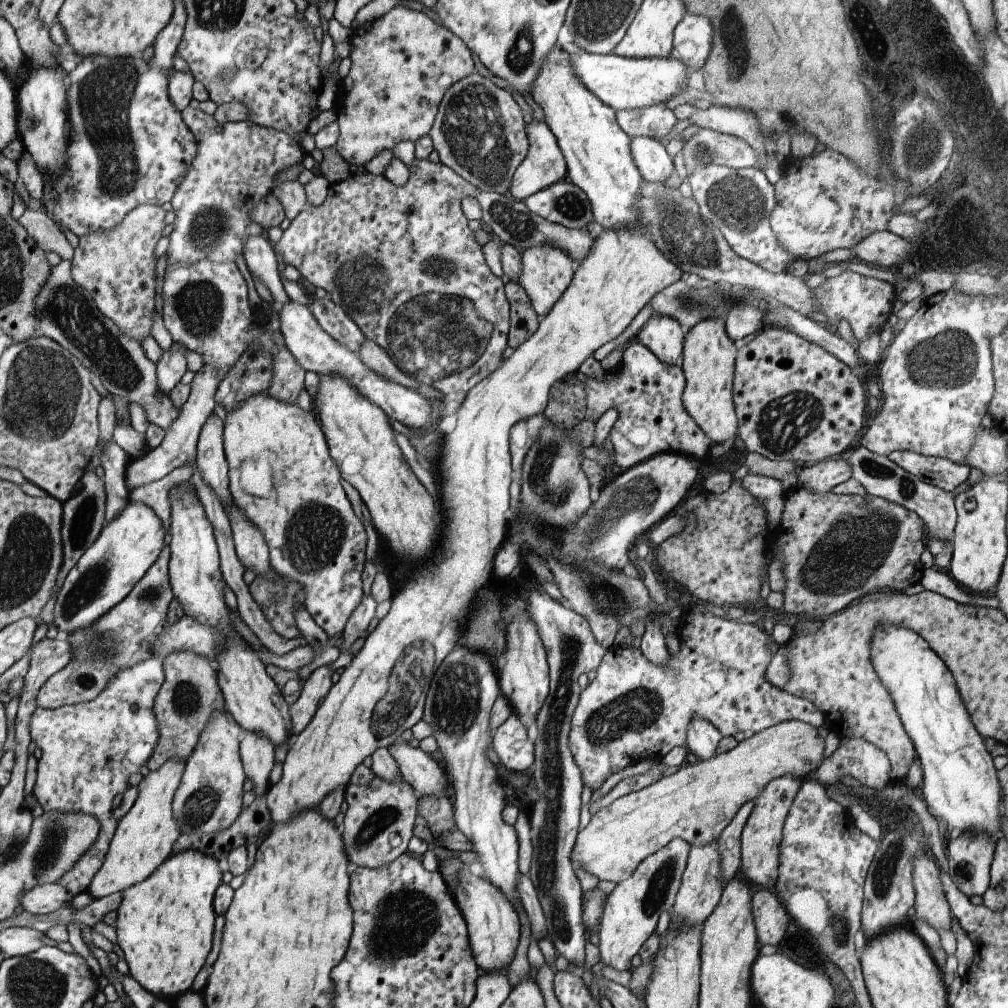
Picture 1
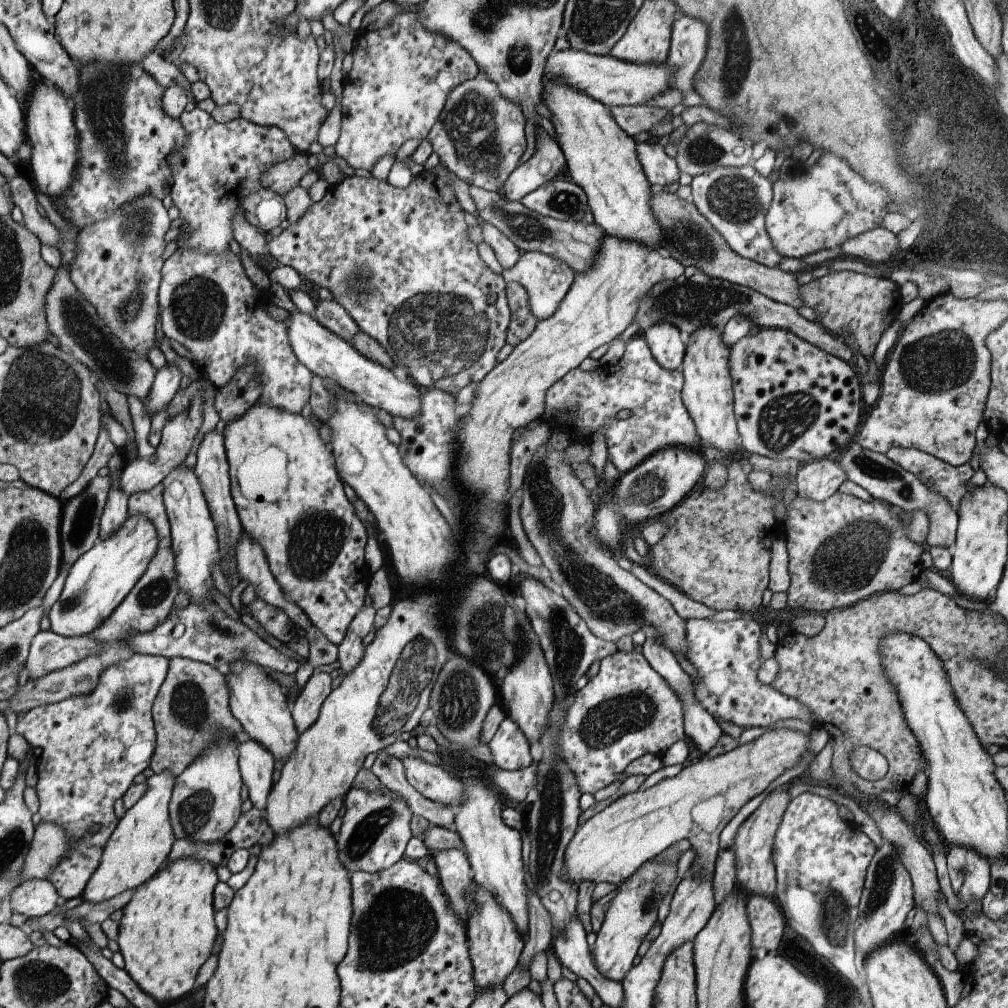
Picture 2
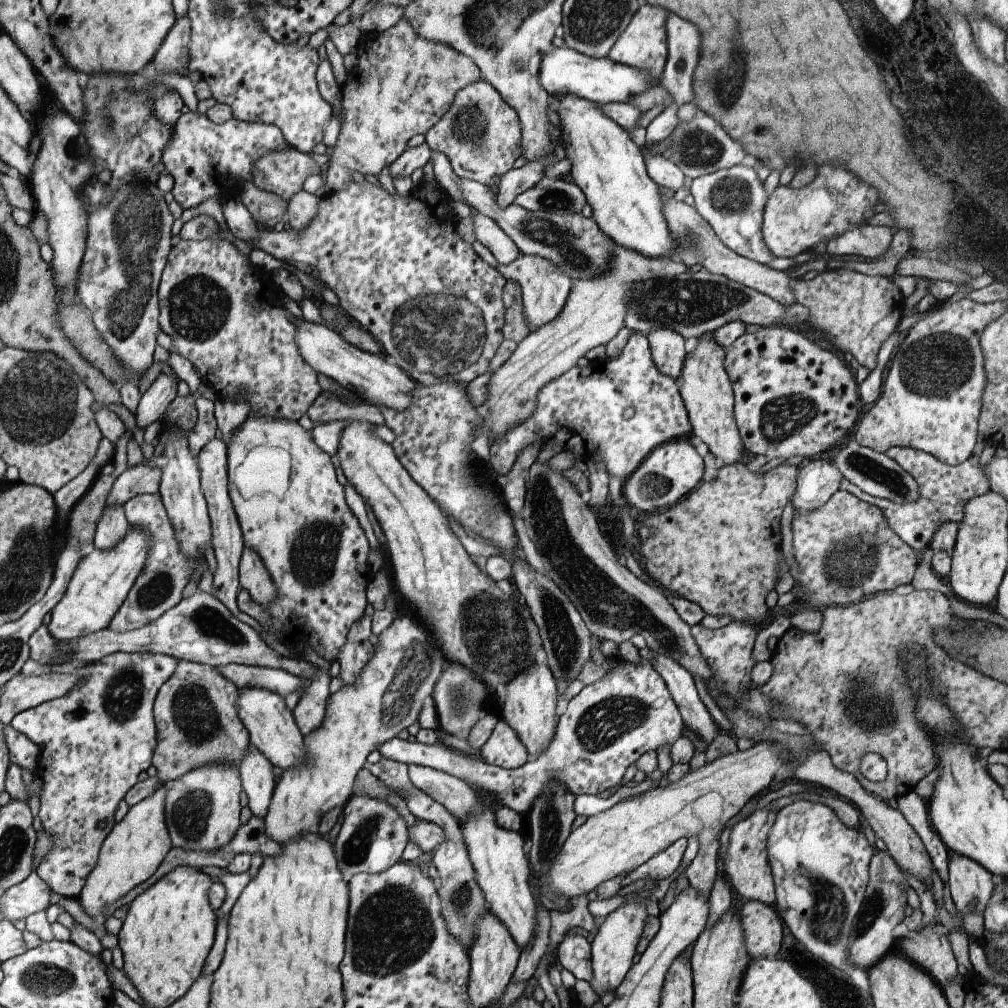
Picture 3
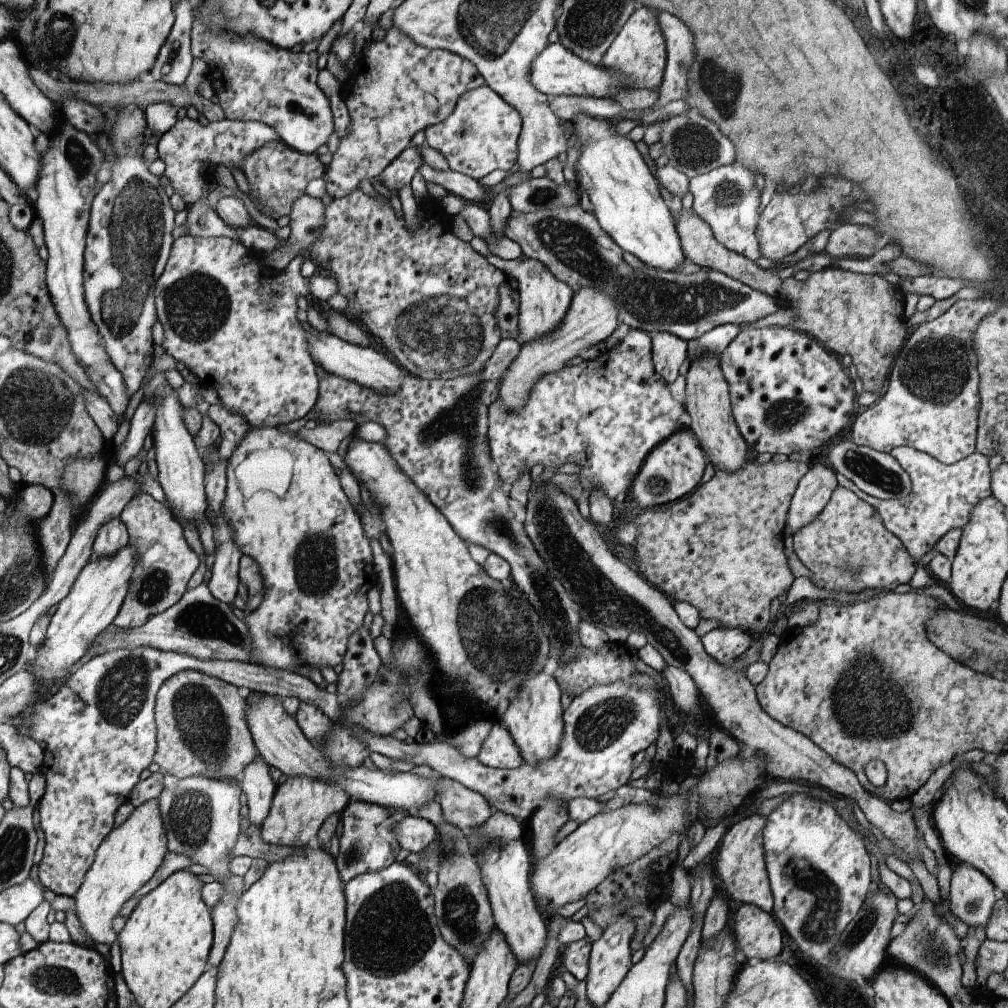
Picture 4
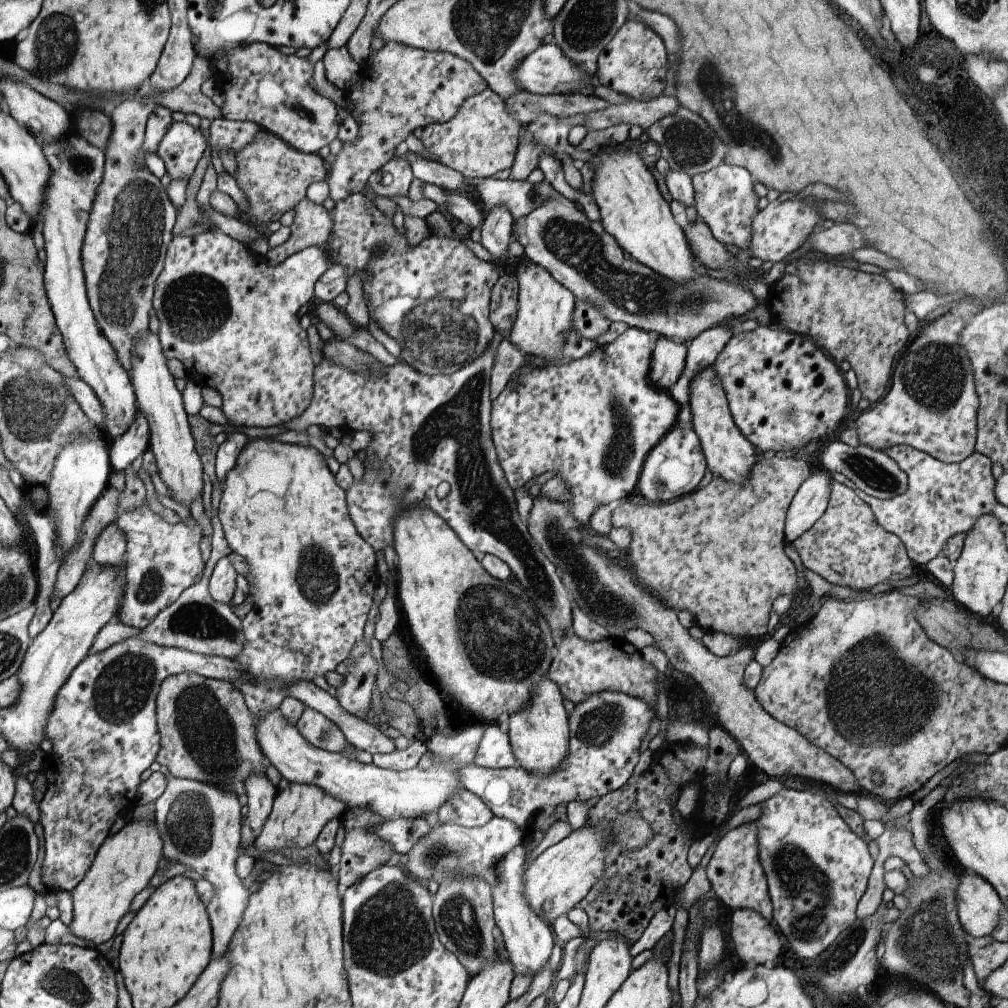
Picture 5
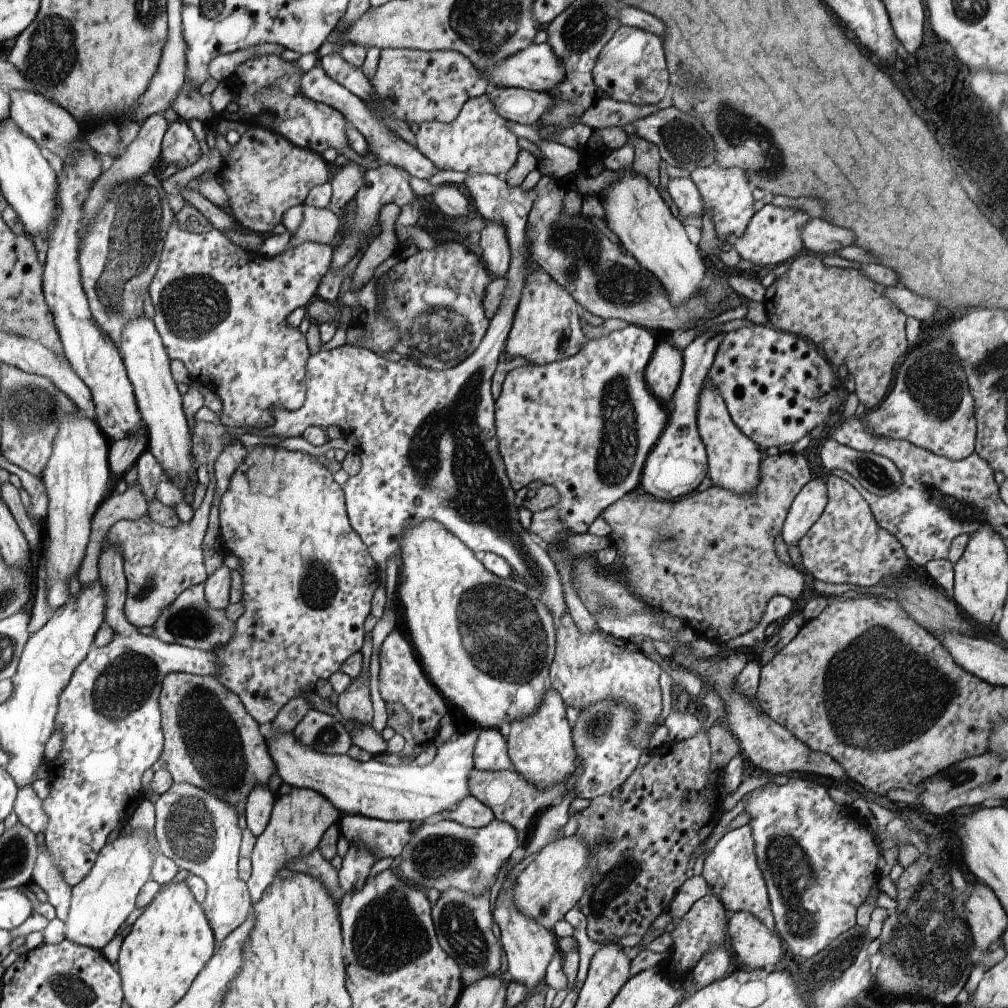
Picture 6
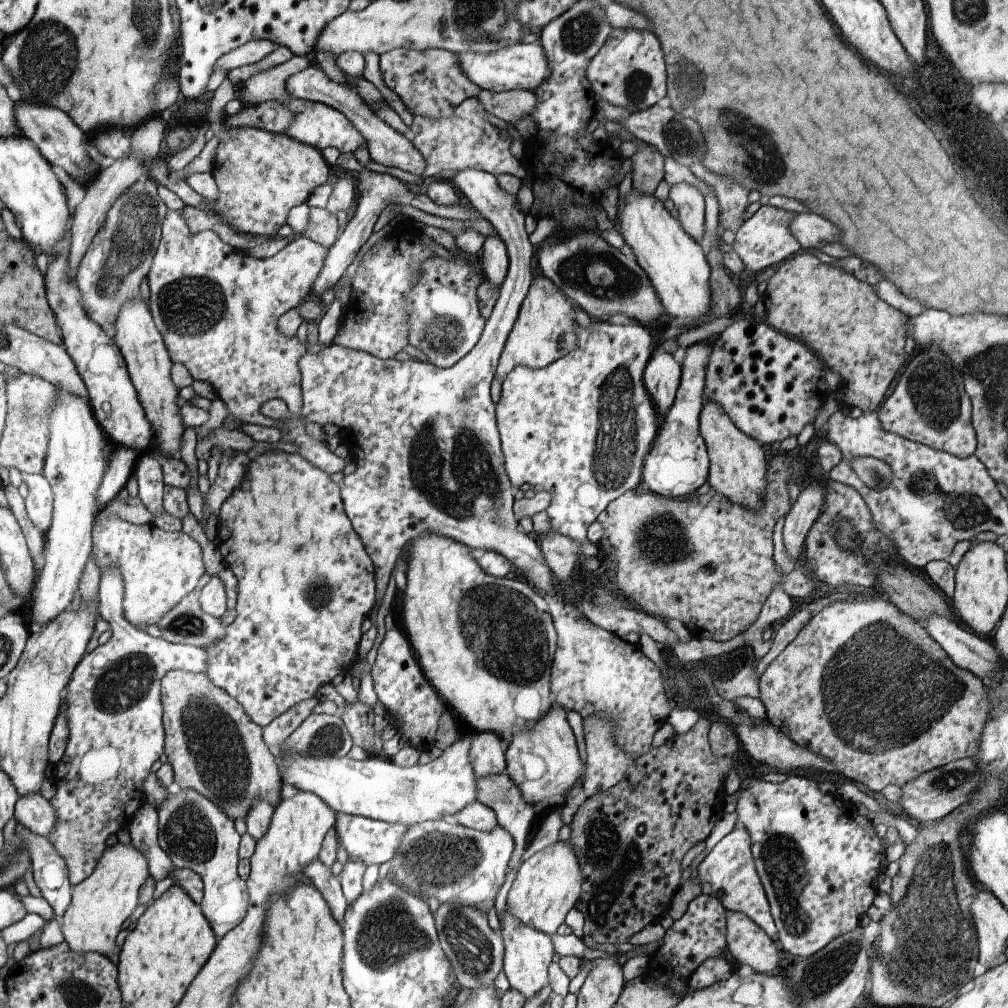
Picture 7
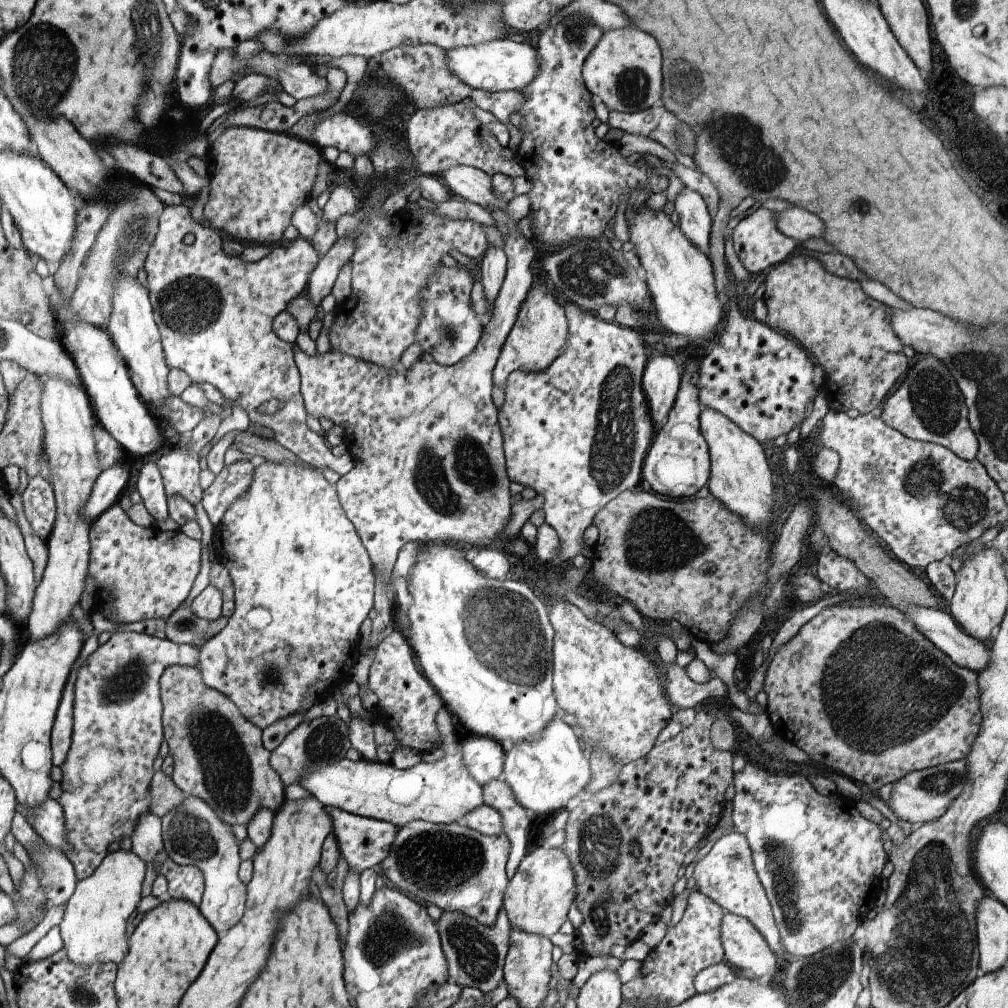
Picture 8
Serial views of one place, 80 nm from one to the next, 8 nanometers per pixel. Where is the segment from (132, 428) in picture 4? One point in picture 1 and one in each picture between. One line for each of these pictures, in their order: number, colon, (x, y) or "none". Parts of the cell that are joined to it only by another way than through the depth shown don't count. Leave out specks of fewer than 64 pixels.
1: (171, 367)
2: (168, 378)
3: (163, 390)

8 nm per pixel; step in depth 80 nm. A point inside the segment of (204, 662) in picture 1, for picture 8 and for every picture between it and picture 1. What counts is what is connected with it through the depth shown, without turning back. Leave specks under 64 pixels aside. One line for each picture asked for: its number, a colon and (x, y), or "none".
2: (193, 708)
3: (198, 723)
4: (202, 727)
5: (208, 733)
6: (212, 741)
7: (212, 744)
8: (219, 756)

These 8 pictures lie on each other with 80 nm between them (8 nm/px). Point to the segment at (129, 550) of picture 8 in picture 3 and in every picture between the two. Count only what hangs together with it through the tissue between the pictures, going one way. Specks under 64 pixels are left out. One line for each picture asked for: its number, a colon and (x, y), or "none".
3: (159, 587)
4: (165, 564)
5: (163, 559)
6: (161, 562)
7: (159, 568)

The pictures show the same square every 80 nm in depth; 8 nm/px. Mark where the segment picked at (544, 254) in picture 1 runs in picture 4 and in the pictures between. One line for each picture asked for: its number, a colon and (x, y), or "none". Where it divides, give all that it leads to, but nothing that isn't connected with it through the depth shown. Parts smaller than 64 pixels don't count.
2: (546, 279)
3: (544, 286)
4: (544, 300)

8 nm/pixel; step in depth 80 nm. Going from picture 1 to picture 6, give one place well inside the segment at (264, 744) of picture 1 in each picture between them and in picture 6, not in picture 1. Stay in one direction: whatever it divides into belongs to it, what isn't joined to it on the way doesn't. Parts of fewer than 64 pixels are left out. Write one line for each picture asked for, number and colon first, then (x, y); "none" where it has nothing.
2: (257, 763)
3: (256, 770)
4: (260, 788)
5: (261, 793)
6: (259, 805)

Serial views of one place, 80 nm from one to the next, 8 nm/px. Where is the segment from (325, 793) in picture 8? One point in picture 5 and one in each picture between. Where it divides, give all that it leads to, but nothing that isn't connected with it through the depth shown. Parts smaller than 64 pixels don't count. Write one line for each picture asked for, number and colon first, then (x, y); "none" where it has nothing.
5: (413, 793)
6: (411, 793)
7: (375, 788)

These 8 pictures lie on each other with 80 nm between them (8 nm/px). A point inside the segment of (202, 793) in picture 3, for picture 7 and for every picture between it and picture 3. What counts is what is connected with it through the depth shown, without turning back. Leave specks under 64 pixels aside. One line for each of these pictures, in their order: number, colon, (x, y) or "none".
4: (201, 815)
5: (200, 823)
6: (199, 832)
7: (196, 833)

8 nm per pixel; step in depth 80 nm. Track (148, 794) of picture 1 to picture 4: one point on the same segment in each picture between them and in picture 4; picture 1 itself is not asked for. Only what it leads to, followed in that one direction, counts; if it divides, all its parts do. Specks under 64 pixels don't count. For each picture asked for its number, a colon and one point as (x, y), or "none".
2: (143, 839)
3: (134, 849)
4: (127, 859)

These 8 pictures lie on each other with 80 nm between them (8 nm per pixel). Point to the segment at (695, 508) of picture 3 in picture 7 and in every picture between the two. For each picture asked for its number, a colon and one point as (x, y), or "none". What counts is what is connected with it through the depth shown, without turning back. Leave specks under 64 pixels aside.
4: (721, 548)
5: (718, 552)
6: (709, 558)
7: (705, 561)

